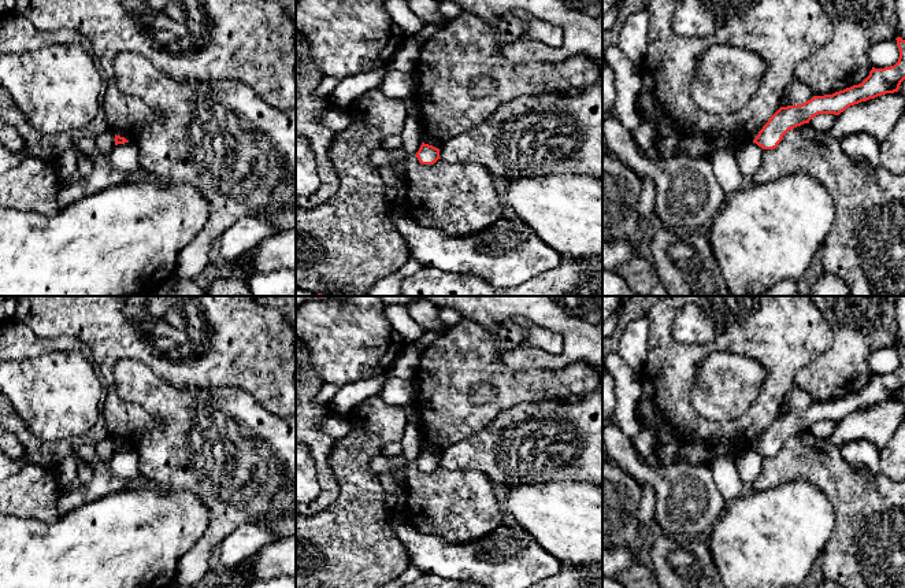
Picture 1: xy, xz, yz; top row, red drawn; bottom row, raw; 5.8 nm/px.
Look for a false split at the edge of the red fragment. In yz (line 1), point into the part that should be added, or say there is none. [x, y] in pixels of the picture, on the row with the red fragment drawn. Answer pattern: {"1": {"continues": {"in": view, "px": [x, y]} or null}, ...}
{"1": {"continues": null}}

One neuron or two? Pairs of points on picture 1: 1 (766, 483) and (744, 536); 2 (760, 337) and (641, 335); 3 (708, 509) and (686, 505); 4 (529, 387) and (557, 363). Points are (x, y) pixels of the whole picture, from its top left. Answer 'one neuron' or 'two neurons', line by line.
1: two neurons
2: two neurons
3: one neuron
4: two neurons

